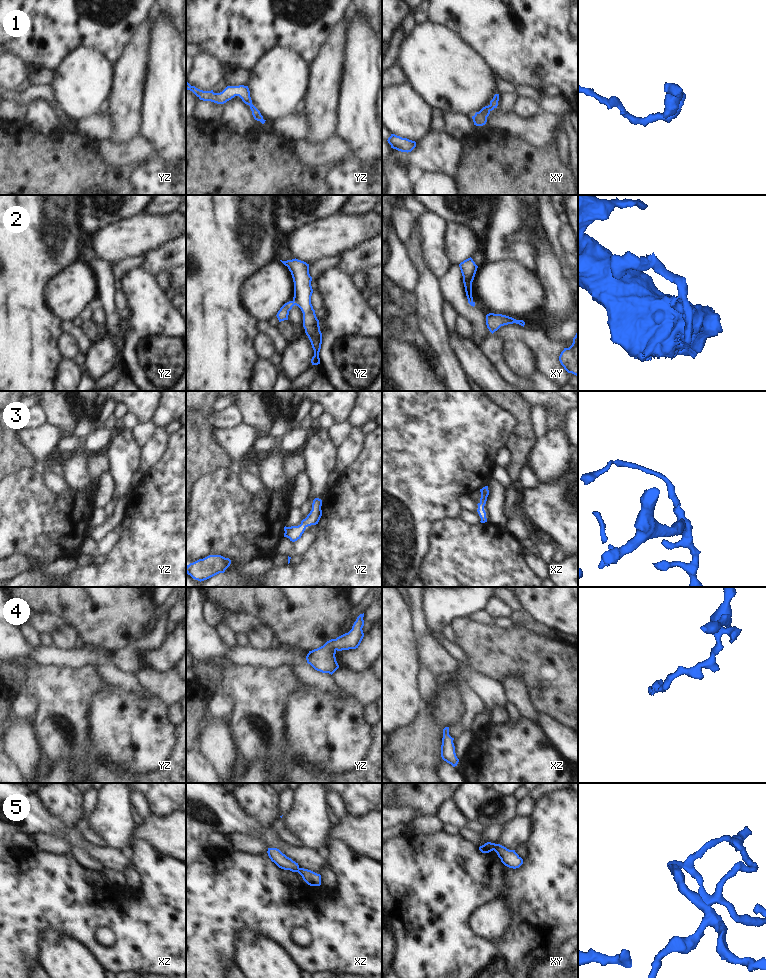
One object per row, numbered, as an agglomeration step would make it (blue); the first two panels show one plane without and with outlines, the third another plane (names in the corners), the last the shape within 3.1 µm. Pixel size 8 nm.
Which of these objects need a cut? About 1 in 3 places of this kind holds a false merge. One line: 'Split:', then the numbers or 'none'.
Split: 2, 5

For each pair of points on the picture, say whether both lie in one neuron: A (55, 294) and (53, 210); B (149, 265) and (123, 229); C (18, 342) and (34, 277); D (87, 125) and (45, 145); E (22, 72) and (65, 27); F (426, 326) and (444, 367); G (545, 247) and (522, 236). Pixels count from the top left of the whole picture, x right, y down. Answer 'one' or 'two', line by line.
A: two
B: two
C: one
D: one
E: two
F: one
G: two

